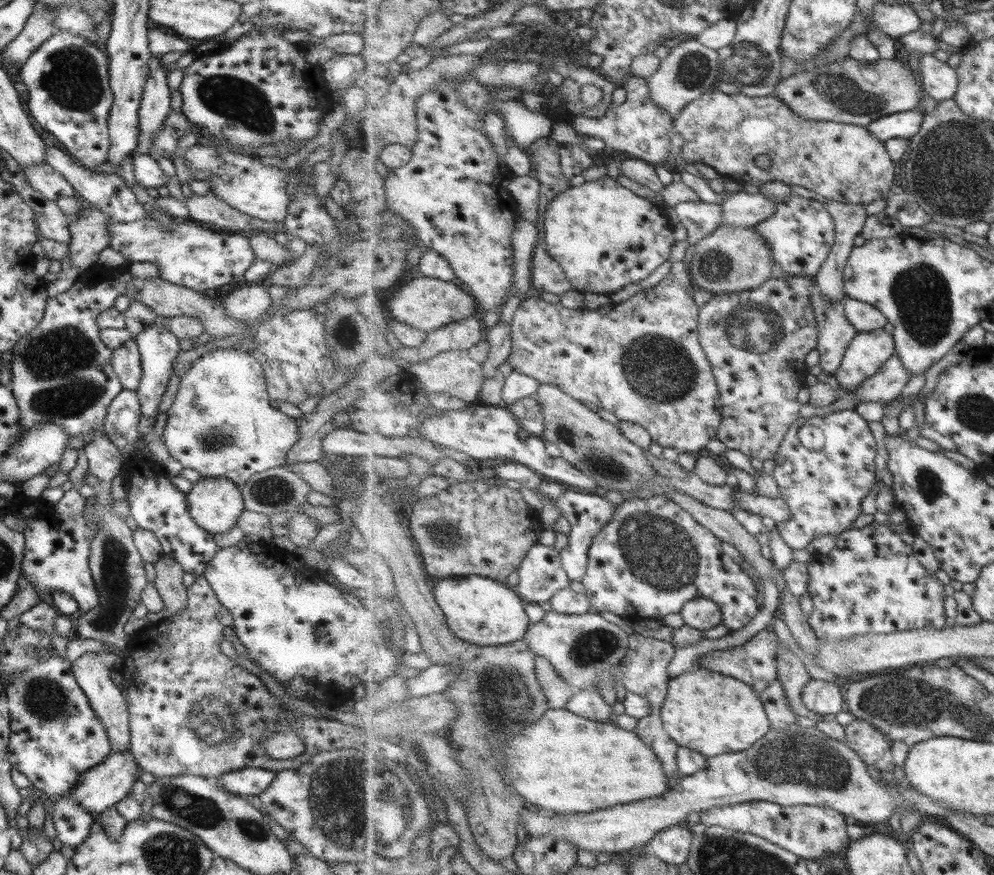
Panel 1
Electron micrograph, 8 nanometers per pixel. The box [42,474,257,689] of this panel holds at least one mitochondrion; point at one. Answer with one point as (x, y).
(114, 578)

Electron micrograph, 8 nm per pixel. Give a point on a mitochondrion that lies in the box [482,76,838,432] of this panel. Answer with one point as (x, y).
(654, 369)

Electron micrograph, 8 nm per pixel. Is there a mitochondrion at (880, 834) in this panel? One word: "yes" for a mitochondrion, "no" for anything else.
no

